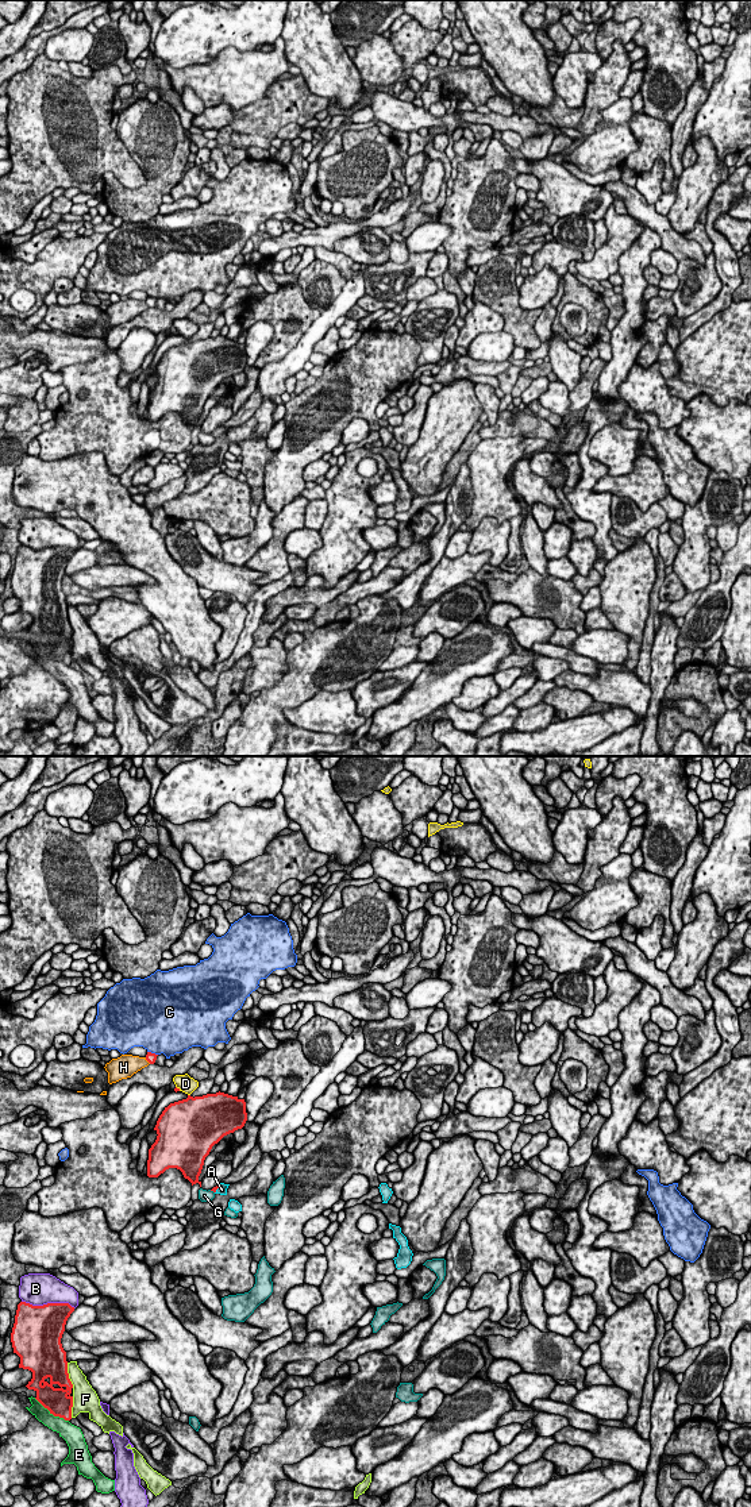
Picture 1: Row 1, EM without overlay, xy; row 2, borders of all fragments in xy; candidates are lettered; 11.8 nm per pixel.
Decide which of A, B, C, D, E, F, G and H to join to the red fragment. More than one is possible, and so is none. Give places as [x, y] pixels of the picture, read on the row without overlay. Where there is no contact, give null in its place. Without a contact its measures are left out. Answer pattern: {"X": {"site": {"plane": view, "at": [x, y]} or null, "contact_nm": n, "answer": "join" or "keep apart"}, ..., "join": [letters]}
{"A": {"site": {"plane": "xy", "at": [218, 431]}, "contact_nm": 120, "answer": "join"}, "B": {"site": {"plane": "xy", "at": [49, 547]}, "contact_nm": 650, "answer": "keep apart"}, "C": {"site": {"plane": "xy", "at": [153, 297]}, "contact_nm": 140, "answer": "keep apart"}, "D": {"site": {"plane": "xy", "at": [178, 332]}, "contact_nm": 80, "answer": "keep apart"}, "E": {"site": {"plane": "xy", "at": [52, 656]}, "contact_nm": 500, "answer": "keep apart"}, "F": {"site": {"plane": "xy", "at": [68, 619]}, "contact_nm": 320, "answer": "keep apart"}, "G": {"site": {"plane": "xy", "at": [212, 434]}, "contact_nm": 70, "answer": "keep apart"}, "H": {"site": {"plane": "xy", "at": [147, 304]}, "contact_nm": 110, "answer": "keep apart"}, "join": ["A"]}

